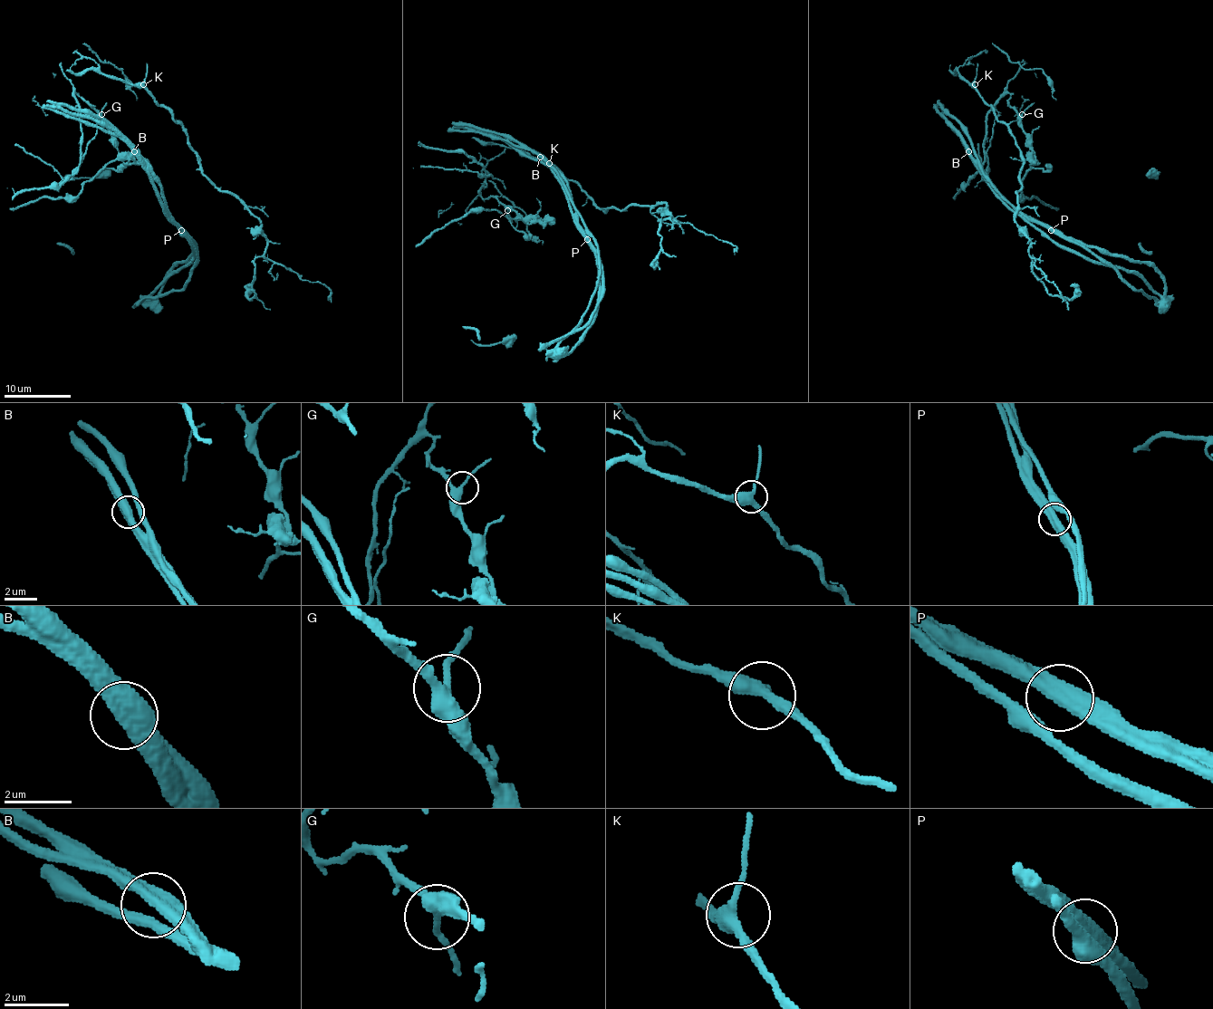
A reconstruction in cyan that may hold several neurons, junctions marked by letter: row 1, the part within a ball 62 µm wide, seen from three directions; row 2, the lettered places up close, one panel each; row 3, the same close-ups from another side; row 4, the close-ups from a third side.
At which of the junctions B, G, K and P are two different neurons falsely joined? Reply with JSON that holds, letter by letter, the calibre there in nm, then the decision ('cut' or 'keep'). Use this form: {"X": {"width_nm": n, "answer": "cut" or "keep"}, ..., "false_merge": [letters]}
{"B": {"width_nm": 550, "answer": "cut"}, "G": {"width_nm": 340, "answer": "keep"}, "K": {"width_nm": 340, "answer": "keep"}, "P": {"width_nm": 420, "answer": "cut"}, "false_merge": ["B", "P"]}

